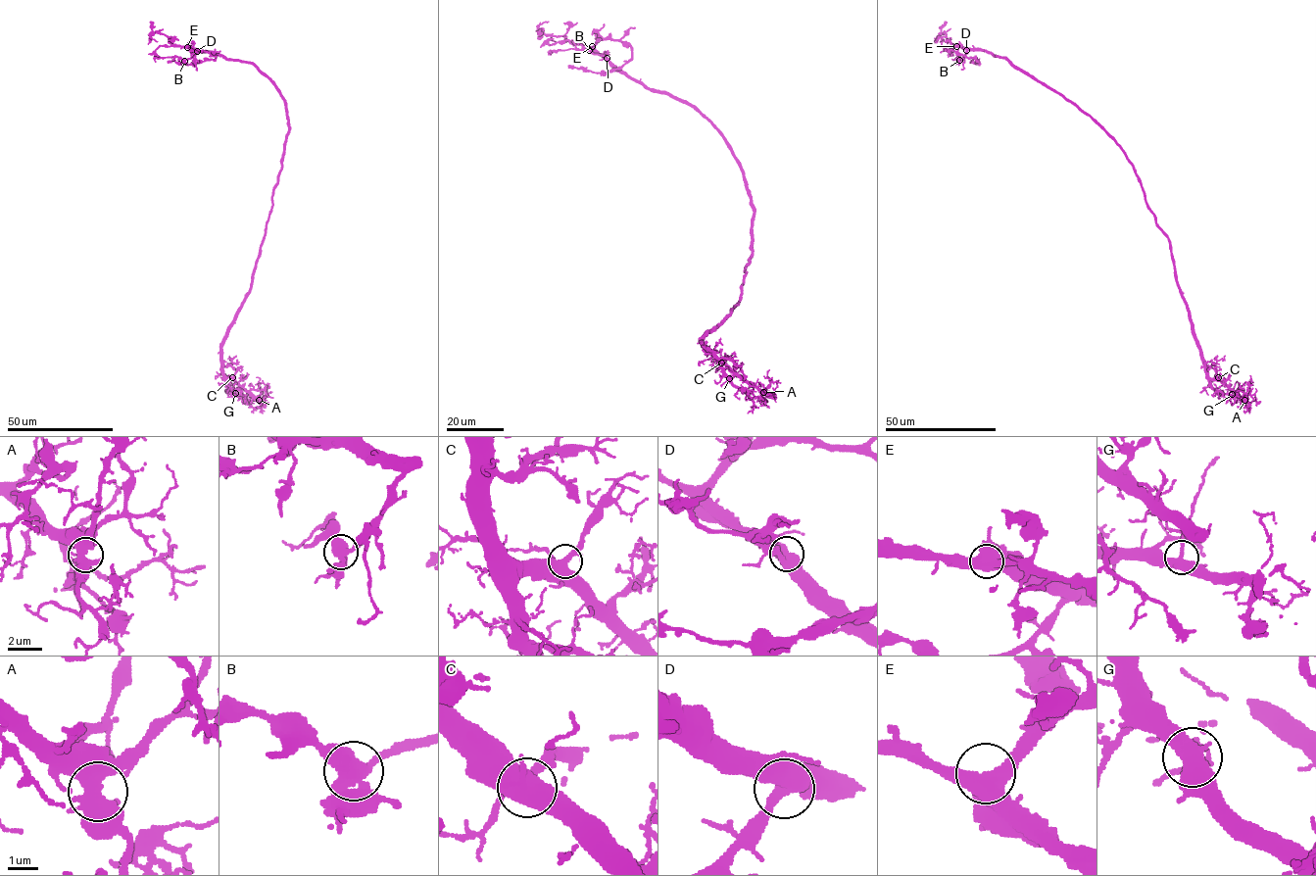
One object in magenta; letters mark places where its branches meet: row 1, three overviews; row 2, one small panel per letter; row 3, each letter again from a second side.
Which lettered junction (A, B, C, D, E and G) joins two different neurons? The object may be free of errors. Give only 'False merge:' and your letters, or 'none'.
False merge: none

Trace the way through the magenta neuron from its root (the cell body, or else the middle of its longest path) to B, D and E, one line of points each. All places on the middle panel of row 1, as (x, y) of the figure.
B: (751, 245), (754, 215), (750, 191), (744, 171), (720, 132), (691, 106), (666, 93), (646, 88), (589, 50)
D: (751, 245), (750, 191), (744, 171), (720, 132), (691, 106), (646, 88), (607, 58)
E: (751, 245), (750, 191), (744, 171), (720, 132), (688, 104), (651, 91), (623, 74), (592, 46)

